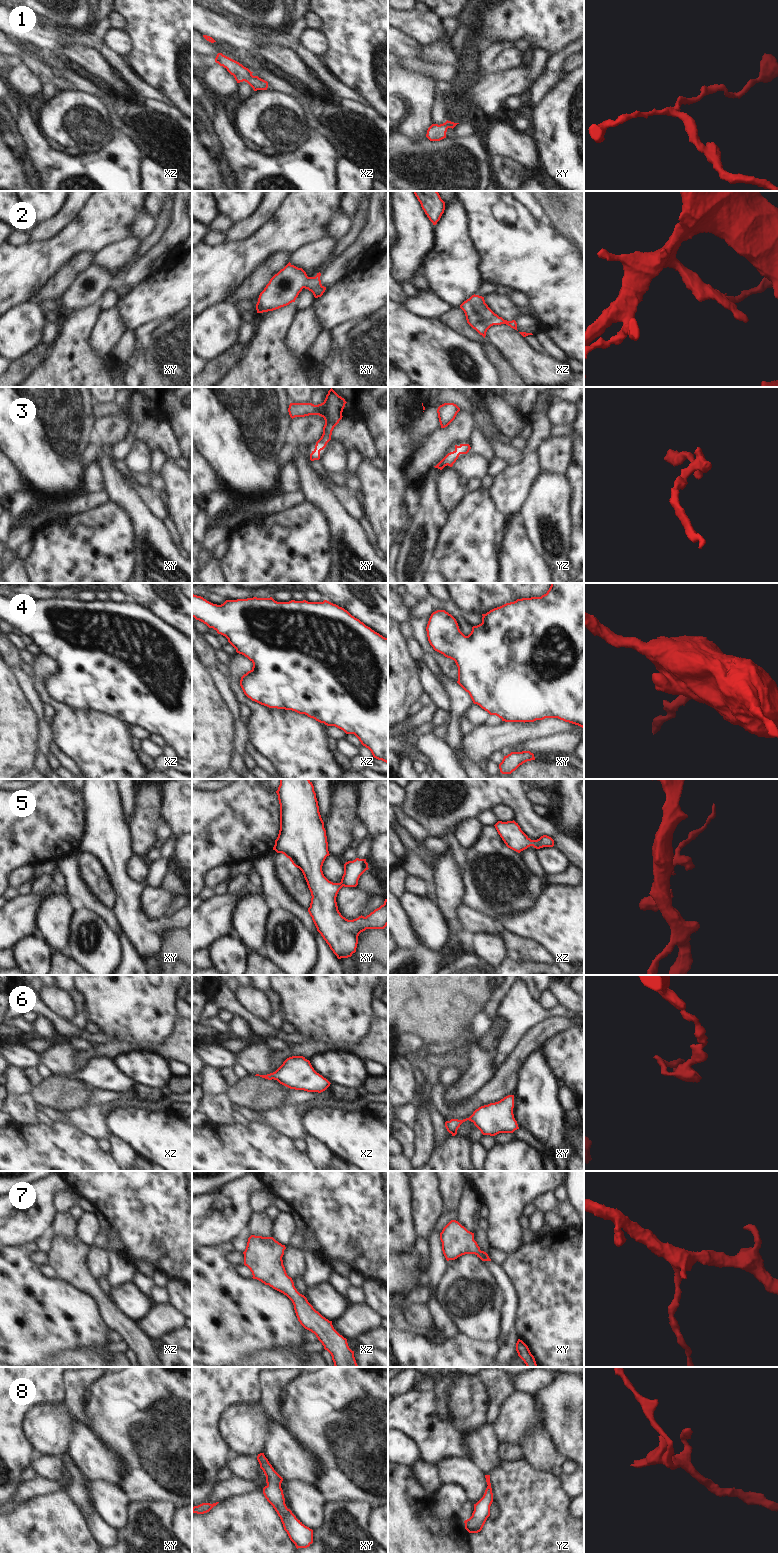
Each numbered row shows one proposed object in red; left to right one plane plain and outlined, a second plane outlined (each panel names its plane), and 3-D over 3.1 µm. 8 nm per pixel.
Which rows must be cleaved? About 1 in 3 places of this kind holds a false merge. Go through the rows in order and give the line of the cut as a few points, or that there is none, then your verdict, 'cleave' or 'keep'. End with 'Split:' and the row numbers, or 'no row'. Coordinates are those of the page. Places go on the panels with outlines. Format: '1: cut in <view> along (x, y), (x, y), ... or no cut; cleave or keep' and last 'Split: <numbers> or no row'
1: no cut; keep
2: no cut; keep
3: no cut; keep
4: no cut; keep
5: no cut; keep
6: no cut; keep
7: no cut; keep
8: no cut; keep
Split: no row

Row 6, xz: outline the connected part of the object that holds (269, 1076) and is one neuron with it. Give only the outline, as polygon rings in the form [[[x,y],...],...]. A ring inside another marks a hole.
[[[303,1056],[289,1057],[275,1072],[267,1075],[256,1074],[255,1076],[268,1080],[274,1079],[290,1089],[307,1092],[321,1093],[331,1084],[326,1078],[317,1073],[310,1061]]]

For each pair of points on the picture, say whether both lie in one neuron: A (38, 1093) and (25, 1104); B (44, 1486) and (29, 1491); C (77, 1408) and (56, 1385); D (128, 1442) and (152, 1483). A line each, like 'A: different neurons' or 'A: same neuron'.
A: different neurons
B: same neuron
C: different neurons
D: same neuron

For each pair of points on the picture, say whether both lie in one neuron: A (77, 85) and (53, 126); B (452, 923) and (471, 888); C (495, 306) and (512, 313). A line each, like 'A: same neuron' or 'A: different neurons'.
A: different neurons
B: different neurons
C: same neuron

